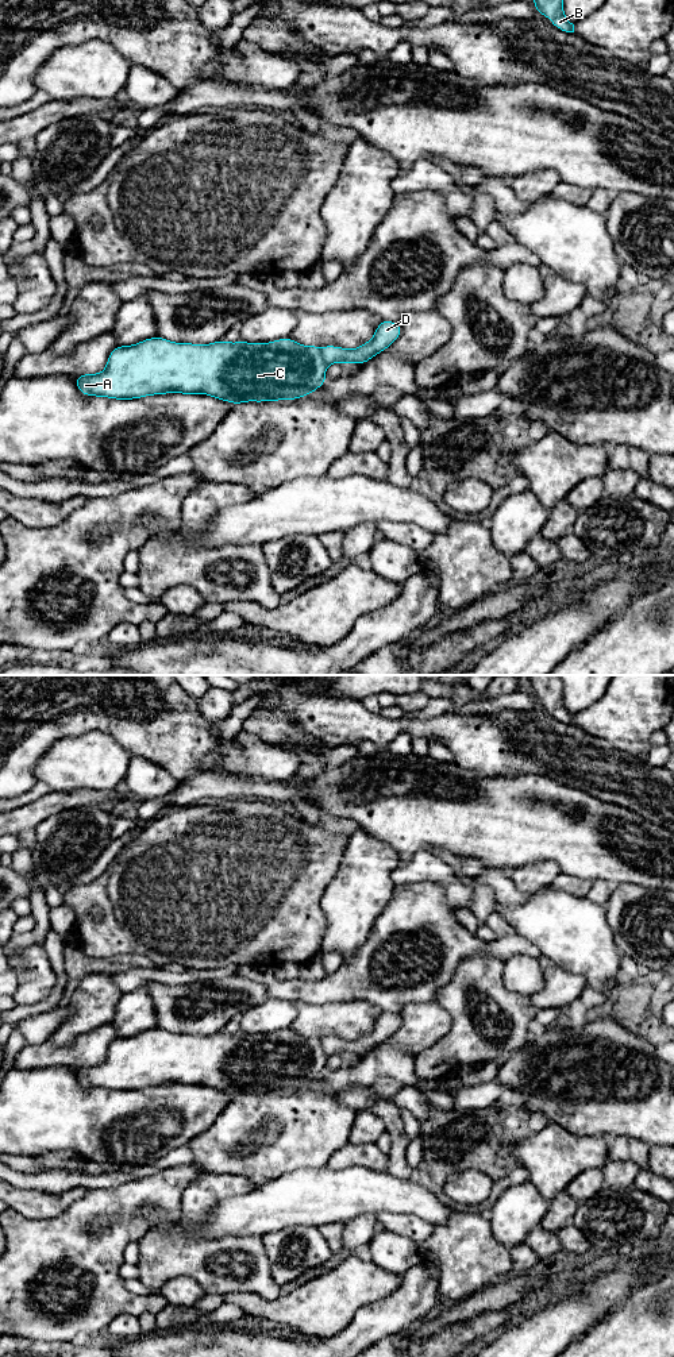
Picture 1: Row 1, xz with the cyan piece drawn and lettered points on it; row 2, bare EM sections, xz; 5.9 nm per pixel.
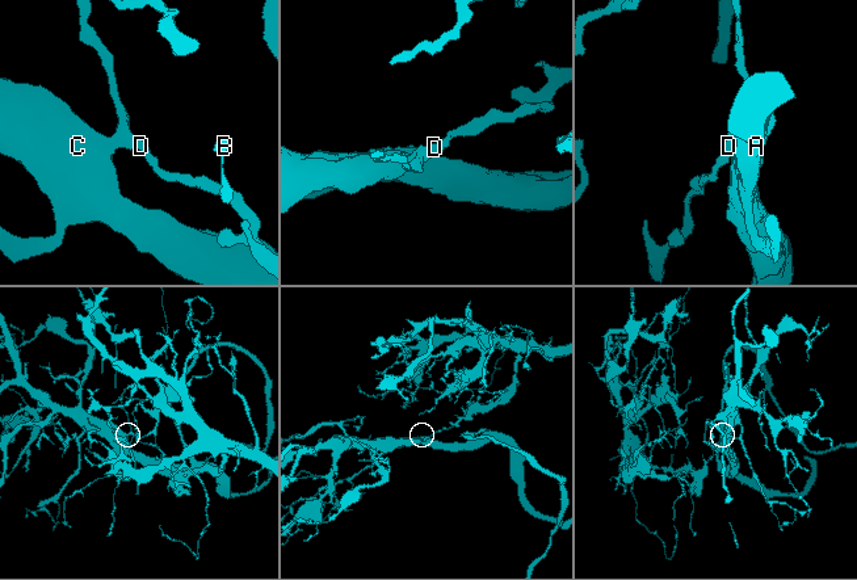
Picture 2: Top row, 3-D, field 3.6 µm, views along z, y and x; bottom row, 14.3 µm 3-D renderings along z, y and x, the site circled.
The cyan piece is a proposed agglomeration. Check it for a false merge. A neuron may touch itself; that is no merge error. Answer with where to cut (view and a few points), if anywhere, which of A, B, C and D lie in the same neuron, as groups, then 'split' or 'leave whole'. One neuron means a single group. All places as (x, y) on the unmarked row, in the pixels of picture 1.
cut xz (319, 1040), (326, 1056); groups A C / B D; split

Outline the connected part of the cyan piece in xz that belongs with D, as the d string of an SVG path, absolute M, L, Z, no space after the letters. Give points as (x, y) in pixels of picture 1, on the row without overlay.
M381 1011L371 1032L363 1034L355 1041L336 1037L324 1037L320 1040L326 1056L331 1055L359 1055L369 1053L377 1045L385 1042L401 1026L401 1015Z

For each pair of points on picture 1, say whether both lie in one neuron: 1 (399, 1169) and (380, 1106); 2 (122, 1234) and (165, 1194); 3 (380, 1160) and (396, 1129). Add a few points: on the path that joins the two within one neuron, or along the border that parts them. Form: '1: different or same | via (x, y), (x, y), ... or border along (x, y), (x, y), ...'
1: same | via (397, 1153), (397, 1133), (393, 1122)
2: same | via (126, 1219), (126, 1211), (143, 1194), (150, 1194)
3: different | border along (388, 1155), (385, 1169)

